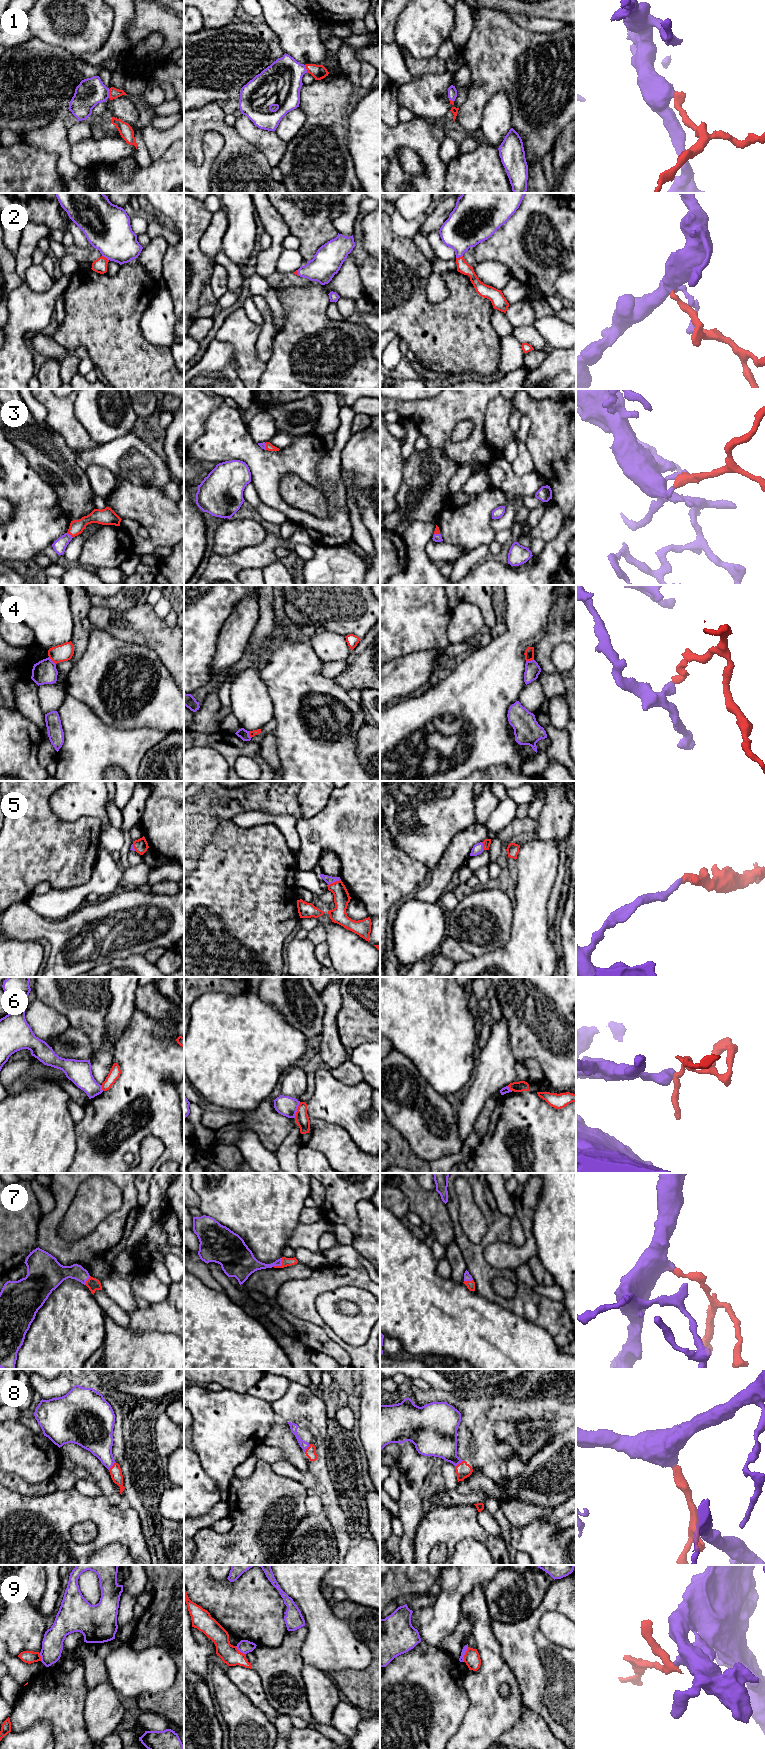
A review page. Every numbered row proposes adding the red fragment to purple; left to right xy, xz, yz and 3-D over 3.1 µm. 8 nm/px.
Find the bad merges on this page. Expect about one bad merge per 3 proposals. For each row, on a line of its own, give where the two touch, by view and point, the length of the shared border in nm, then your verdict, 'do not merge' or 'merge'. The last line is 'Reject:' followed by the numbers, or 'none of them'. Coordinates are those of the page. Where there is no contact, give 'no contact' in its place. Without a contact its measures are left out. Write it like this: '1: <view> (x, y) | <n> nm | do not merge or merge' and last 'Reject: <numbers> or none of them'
1: xy (108, 93) | 70 nm | merge
2: xy (105, 257) | 70 nm | merge
3: xy (70, 535) | 60 nm | merge
4: yz (529, 661) | 70 nm | do not merge
5: xz (334, 881) | 120 nm | merge
6: xz (296, 1110) | 140 nm | do not merge
7: xz (280, 1265) | 100 nm | merge
8: yz (459, 1462) | 90 nm | merge
9: yz (464, 1654) | 130 nm | do not merge
Reject: 4, 6, 9

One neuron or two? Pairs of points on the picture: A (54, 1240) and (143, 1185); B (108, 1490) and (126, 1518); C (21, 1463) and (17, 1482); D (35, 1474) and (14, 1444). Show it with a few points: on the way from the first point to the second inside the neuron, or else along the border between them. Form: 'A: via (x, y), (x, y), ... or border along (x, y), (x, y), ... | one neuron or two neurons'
A: border along (134, 1183), (137, 1202), (140, 1206) | two neurons
B: border along (102, 1494), (116, 1505) | two neurons
C: border along (10, 1472), (30, 1483), (41, 1482) | two neurons
D: via (35, 1467), (21, 1451) | one neuron

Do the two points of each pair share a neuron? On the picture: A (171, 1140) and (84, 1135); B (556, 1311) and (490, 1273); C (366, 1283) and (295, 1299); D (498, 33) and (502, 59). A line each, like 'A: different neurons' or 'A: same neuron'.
A: same neuron
B: same neuron
C: same neuron
D: same neuron

